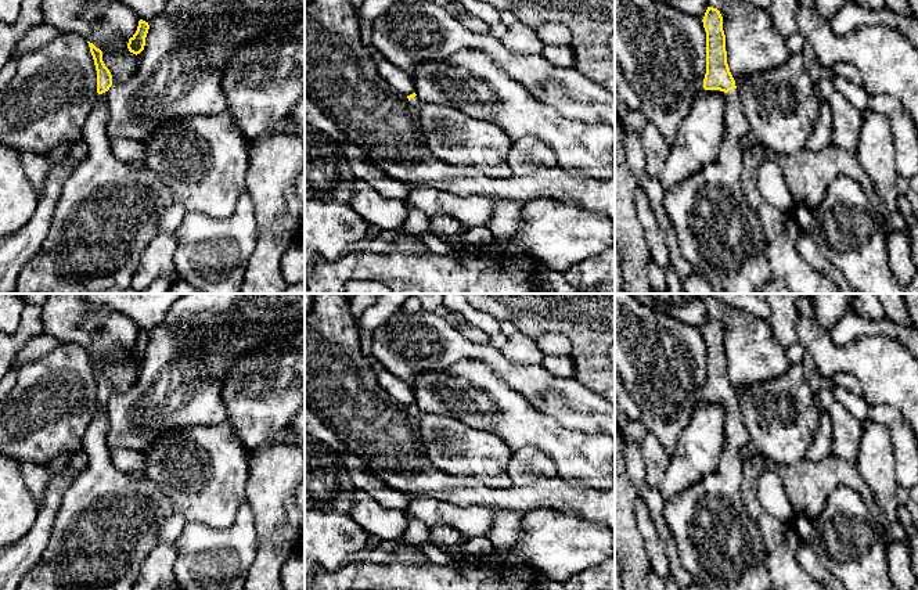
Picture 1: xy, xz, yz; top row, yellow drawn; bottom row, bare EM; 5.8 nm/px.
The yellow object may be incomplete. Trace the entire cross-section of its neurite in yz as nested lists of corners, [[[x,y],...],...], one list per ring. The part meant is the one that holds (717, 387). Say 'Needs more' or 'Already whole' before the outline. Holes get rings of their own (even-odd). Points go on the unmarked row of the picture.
Needs more. [[[708,317],[702,332],[706,342],[703,399],[726,403],[724,446],[713,474],[666,503],[665,519],[676,540],[678,561],[698,586],[705,590],[773,590],[766,547],[742,497],[739,453],[749,442],[749,433],[727,374],[723,327],[717,319]]]

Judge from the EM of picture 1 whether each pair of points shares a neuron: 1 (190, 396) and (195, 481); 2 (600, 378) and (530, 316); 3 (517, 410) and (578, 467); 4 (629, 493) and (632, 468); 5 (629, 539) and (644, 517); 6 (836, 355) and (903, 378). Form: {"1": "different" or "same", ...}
{"1": "different", "2": "same", "3": "same", "4": "different", "5": "different", "6": "same"}

